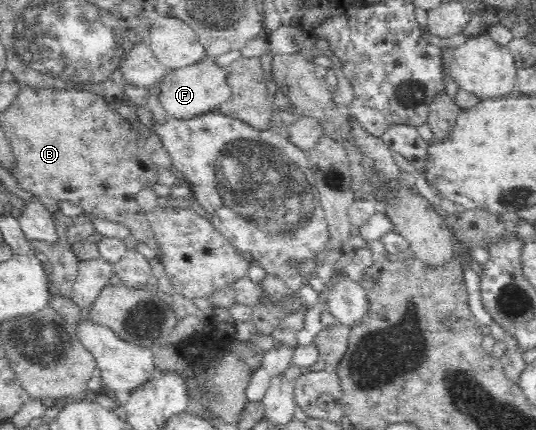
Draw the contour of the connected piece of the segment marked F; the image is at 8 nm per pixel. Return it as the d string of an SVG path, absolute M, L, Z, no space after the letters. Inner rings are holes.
M210 56L199 63L168 71L160 81L158 89L161 107L165 109L168 117L178 121L195 119L199 115L219 110L221 103L225 103L231 97L225 68L220 67Z

